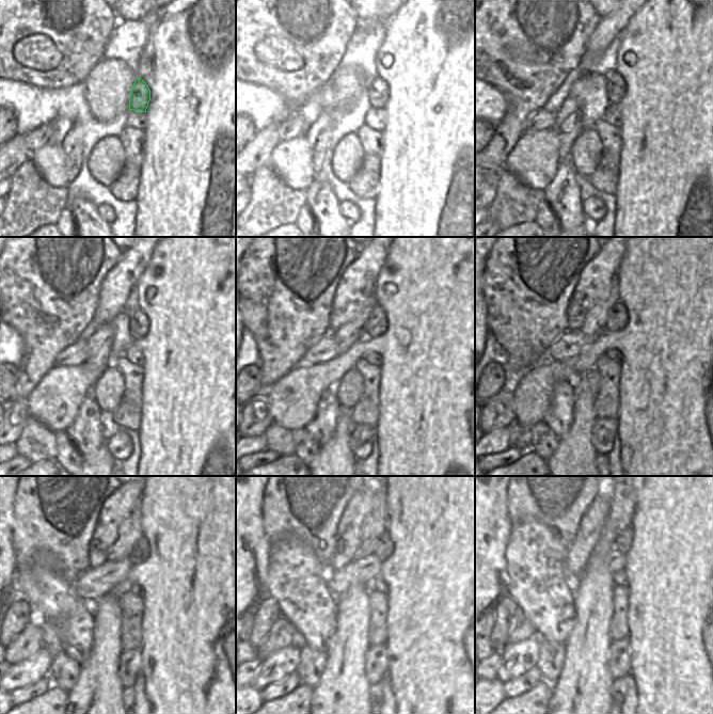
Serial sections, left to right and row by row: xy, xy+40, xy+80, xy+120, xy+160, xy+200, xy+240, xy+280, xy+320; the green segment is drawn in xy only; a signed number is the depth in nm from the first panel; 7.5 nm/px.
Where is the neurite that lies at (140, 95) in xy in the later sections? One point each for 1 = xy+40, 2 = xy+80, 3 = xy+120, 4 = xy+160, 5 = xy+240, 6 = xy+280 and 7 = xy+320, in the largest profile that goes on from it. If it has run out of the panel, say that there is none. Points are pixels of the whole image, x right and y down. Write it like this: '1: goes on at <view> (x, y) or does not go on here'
1: goes on at xy+40 (378, 92)
2: goes on at xy+80 (616, 86)
3: goes on at xy+120 (138, 321)
4: goes on at xy+160 (377, 323)
5: goes on at xy+240 (141, 550)
6: goes on at xy+280 (383, 548)
7: goes on at xy+320 (623, 541)

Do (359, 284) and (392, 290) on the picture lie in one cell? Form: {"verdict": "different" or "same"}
{"verdict": "different"}

